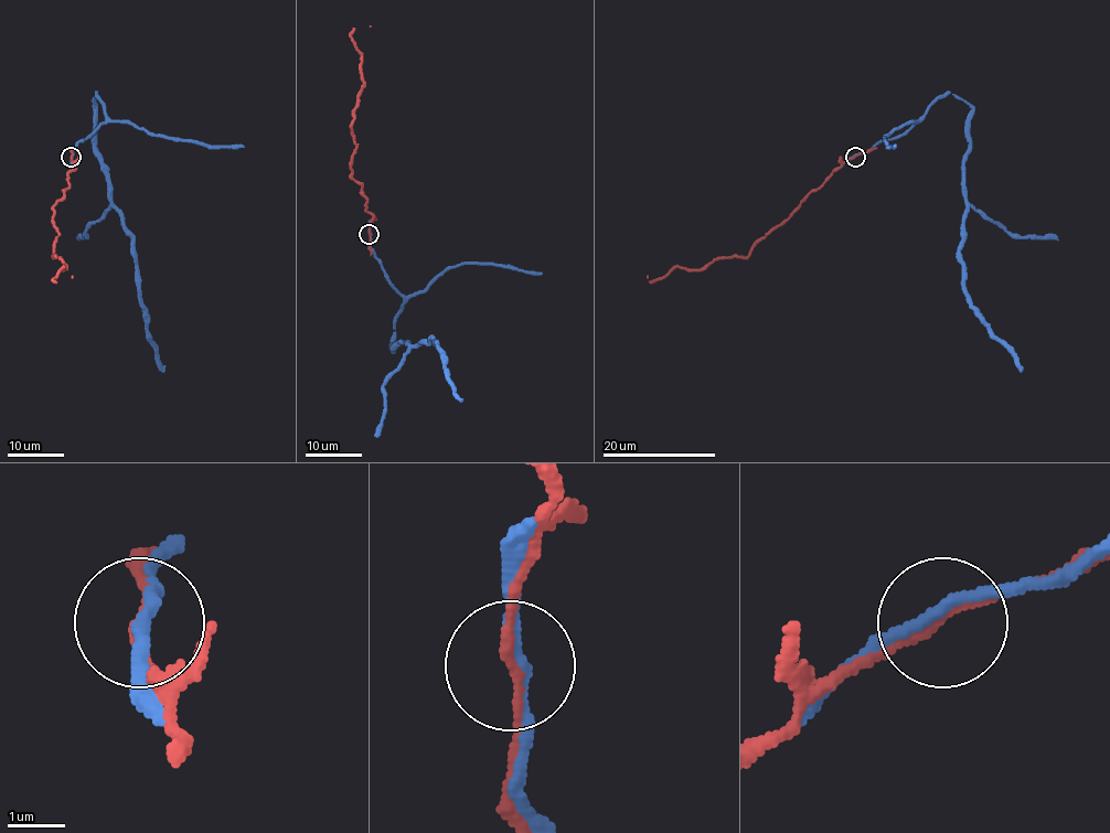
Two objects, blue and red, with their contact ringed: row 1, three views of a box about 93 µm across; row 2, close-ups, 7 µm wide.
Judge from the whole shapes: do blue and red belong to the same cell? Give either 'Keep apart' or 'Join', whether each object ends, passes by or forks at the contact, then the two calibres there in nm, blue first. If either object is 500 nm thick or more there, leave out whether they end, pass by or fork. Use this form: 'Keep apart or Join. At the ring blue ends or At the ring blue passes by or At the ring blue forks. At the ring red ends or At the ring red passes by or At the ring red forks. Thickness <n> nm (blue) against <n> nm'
Join. At the ring blue passes by. At the ring red passes by. Thickness 200 nm (blue) against 150 nm

